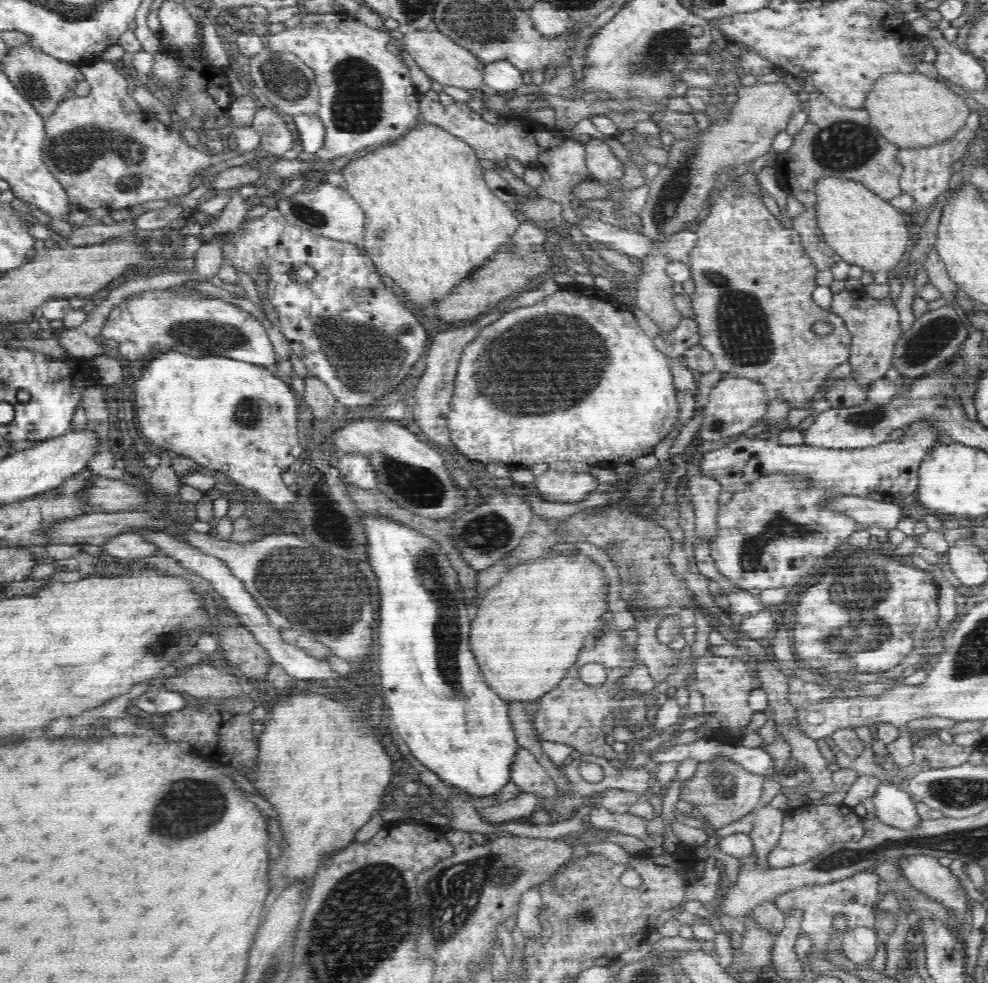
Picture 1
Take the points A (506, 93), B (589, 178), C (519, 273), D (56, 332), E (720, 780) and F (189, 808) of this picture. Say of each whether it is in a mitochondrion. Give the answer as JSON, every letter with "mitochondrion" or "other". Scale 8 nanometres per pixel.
{"A":"other","B":"other","C":"other","D":"other","E":"mitochondrion","F":"mitochondrion"}

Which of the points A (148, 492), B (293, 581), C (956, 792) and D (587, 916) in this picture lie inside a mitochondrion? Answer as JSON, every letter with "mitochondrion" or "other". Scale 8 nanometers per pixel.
{"A":"other","B":"mitochondrion","C":"mitochondrion","D":"mitochondrion"}

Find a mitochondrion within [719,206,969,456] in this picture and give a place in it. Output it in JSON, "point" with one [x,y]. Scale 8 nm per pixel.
{"point":[933,337]}

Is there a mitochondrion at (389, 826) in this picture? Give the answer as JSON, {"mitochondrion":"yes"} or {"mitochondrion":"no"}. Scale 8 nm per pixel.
{"mitochondrion":"no"}

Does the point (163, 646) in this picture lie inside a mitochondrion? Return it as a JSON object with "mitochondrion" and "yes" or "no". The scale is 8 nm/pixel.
{"mitochondrion":"yes"}

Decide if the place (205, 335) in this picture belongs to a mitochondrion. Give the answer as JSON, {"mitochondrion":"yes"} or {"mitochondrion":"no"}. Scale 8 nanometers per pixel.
{"mitochondrion":"yes"}

